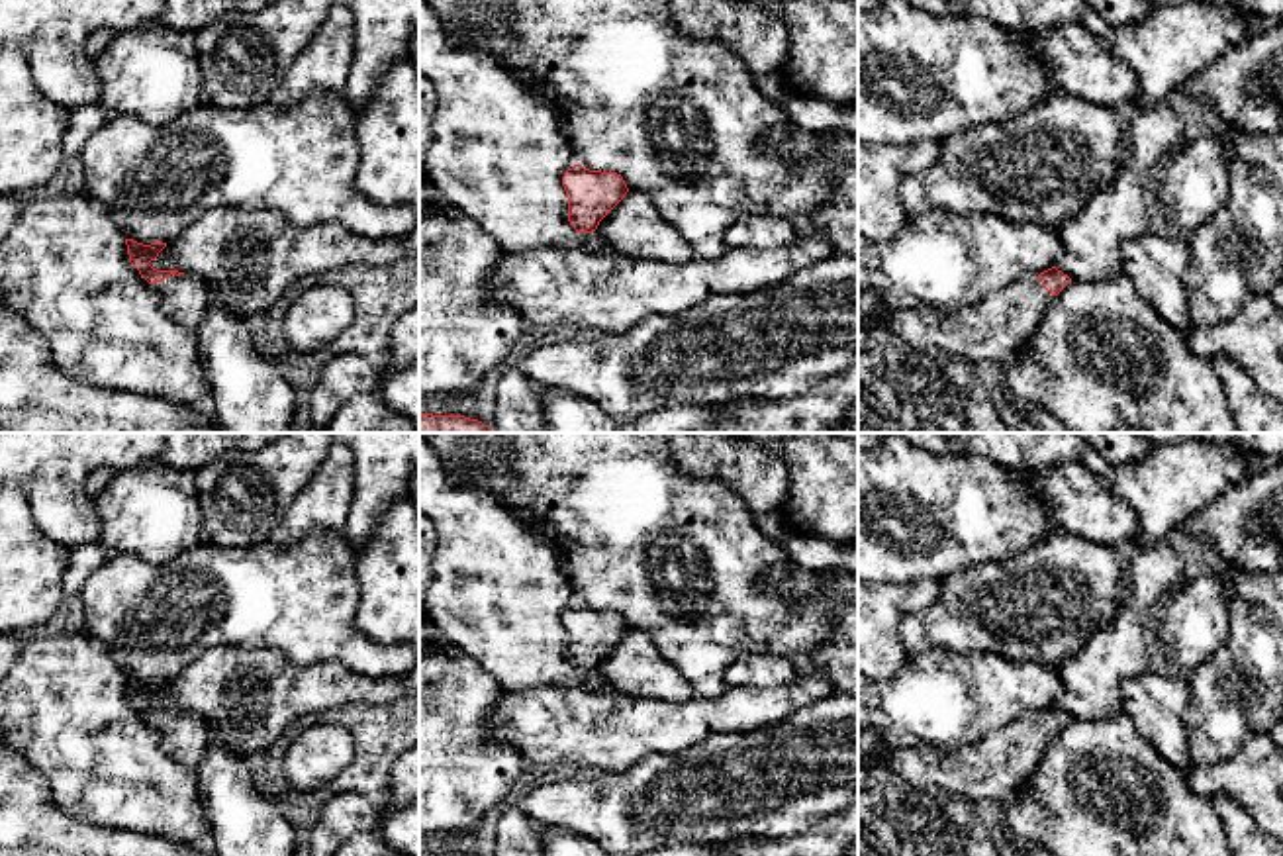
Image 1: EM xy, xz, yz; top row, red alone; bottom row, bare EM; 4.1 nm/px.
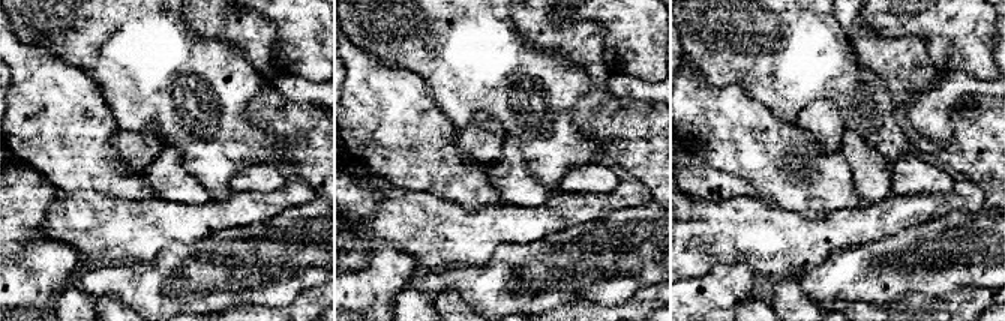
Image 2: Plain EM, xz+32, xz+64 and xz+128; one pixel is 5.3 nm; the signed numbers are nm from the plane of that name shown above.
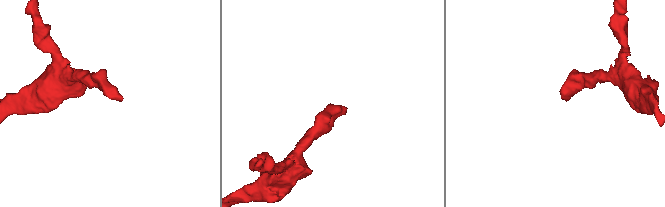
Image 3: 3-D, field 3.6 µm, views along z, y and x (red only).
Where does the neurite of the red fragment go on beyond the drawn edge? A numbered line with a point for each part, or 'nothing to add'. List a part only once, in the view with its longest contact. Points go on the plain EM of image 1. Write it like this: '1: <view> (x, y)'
1: xy (185, 737)

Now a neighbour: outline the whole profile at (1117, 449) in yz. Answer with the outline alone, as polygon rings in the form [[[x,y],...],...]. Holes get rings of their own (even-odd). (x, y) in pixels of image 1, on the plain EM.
[[[1073,433],[1095,449],[1113,466],[1150,456],[1150,443],[1142,433]]]

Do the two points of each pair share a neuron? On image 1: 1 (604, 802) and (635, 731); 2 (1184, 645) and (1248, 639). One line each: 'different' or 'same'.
1: different
2: different

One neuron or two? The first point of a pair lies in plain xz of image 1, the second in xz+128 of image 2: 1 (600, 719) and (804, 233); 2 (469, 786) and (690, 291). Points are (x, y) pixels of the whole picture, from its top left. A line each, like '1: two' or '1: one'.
1: one
2: one

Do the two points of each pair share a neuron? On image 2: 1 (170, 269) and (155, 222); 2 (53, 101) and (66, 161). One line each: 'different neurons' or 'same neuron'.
1: different neurons
2: same neuron

